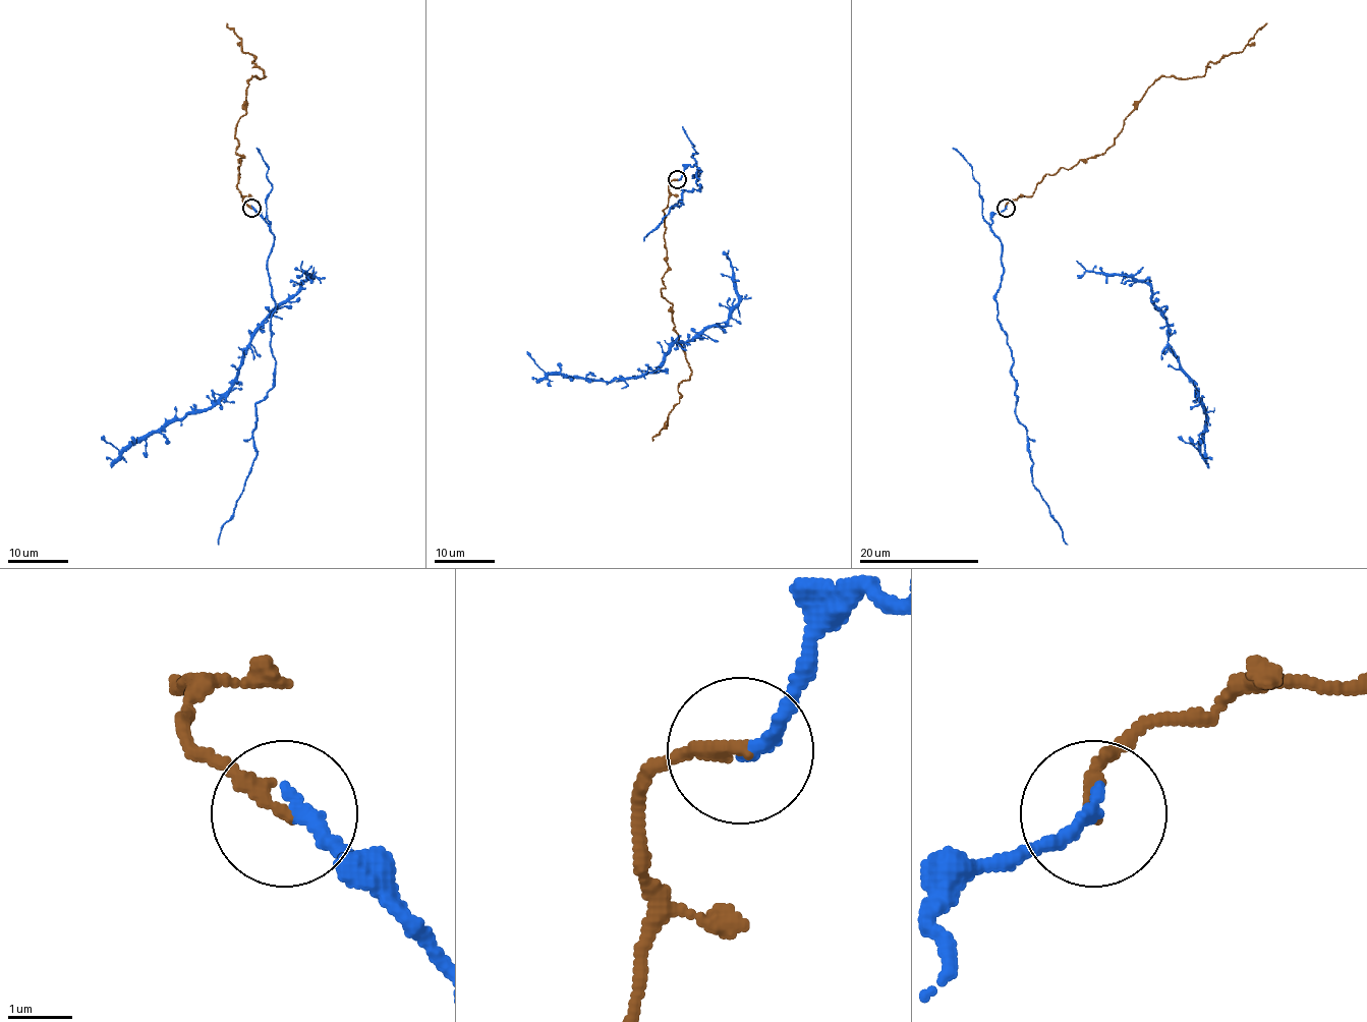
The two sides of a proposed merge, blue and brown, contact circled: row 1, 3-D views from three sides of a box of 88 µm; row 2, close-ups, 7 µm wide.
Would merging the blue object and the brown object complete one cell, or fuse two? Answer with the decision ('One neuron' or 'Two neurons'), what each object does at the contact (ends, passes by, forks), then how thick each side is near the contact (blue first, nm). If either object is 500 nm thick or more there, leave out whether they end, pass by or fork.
One neuron. At the ring blue ends. At the ring brown ends. Thickness 240 nm (blue) against 240 nm

